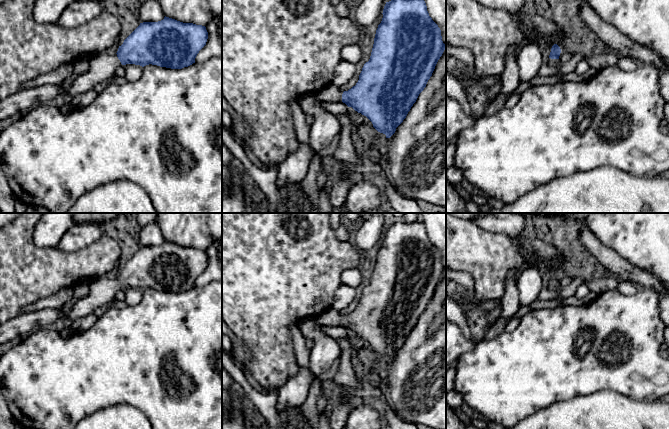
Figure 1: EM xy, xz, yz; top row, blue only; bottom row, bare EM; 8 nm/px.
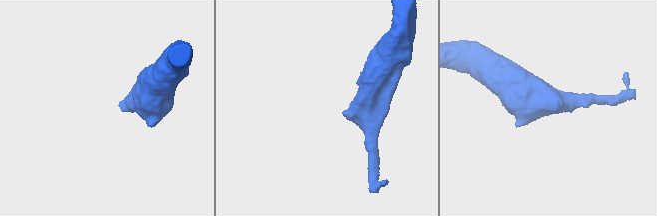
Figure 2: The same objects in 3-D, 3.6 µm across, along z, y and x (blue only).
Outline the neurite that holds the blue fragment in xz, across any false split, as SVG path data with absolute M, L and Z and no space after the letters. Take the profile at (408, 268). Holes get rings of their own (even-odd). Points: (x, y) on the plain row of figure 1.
M415 220L391 224L386 226L382 238L370 283L364 288L356 309L342 316L339 311L330 308L313 320L320 326L345 327L366 340L378 356L390 362L426 311L446 269L440 252L429 240L423 222Z

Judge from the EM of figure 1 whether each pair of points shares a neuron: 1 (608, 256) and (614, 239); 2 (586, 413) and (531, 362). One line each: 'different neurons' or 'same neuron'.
1: different neurons
2: different neurons

